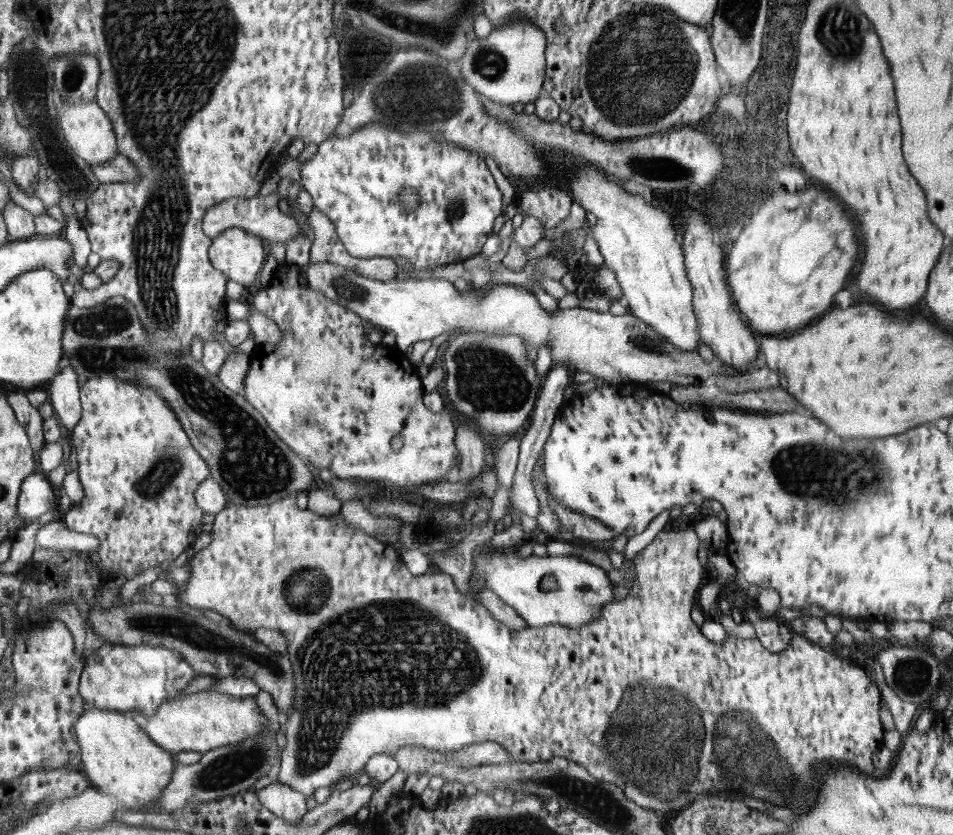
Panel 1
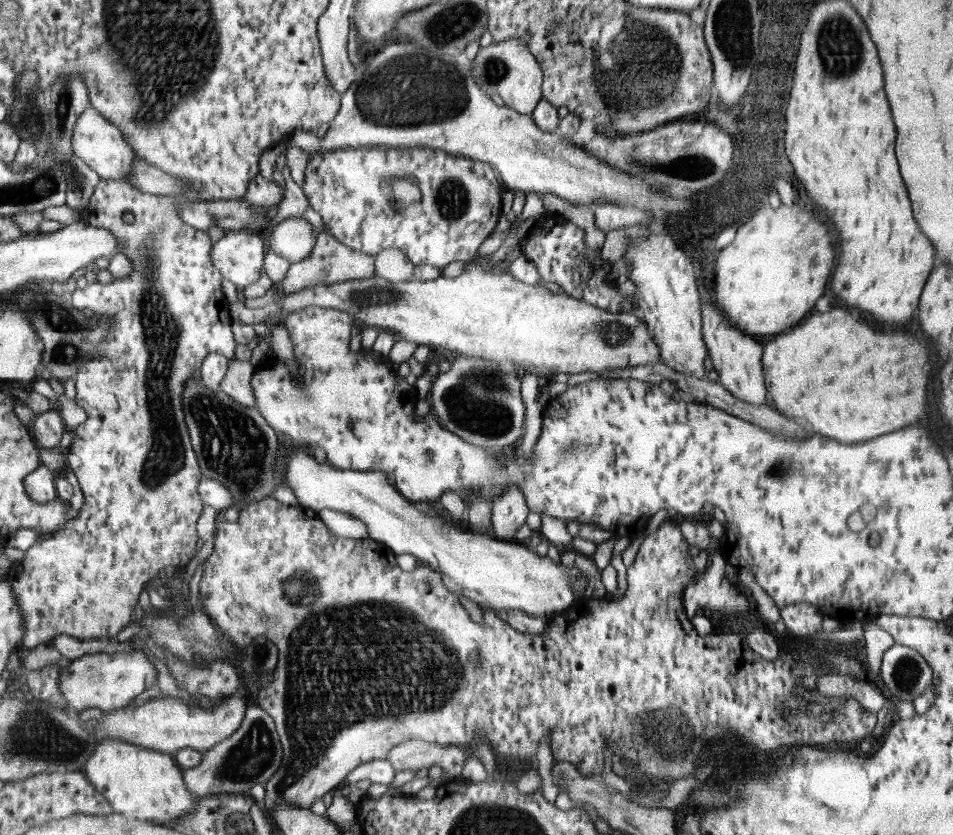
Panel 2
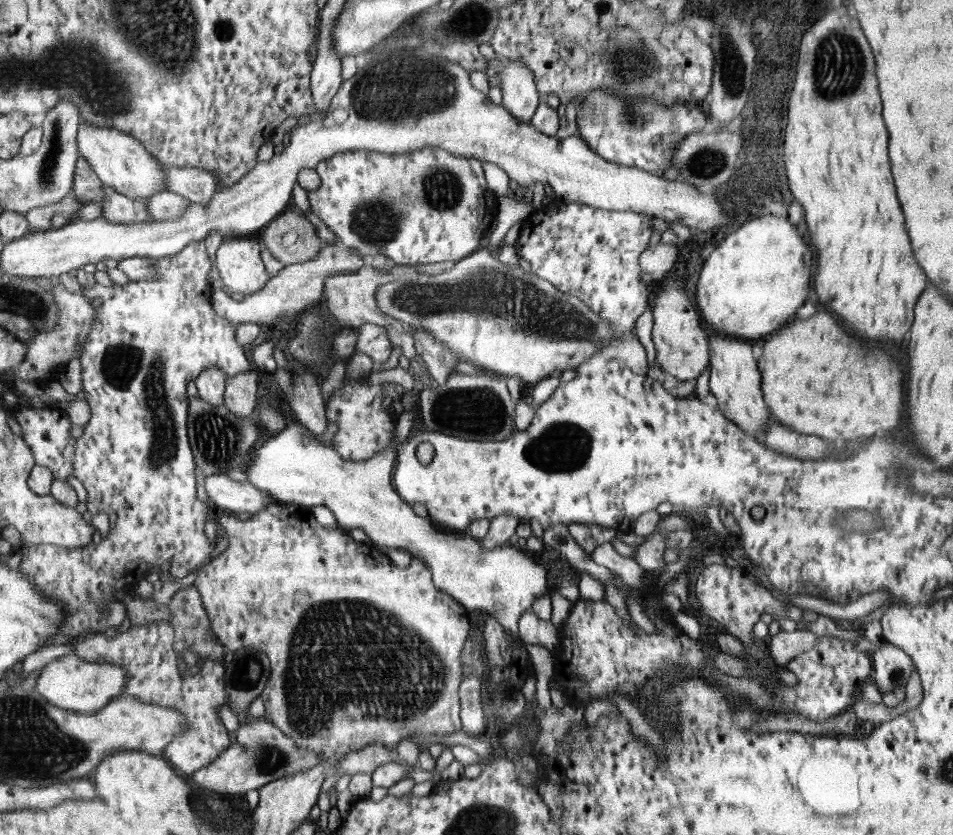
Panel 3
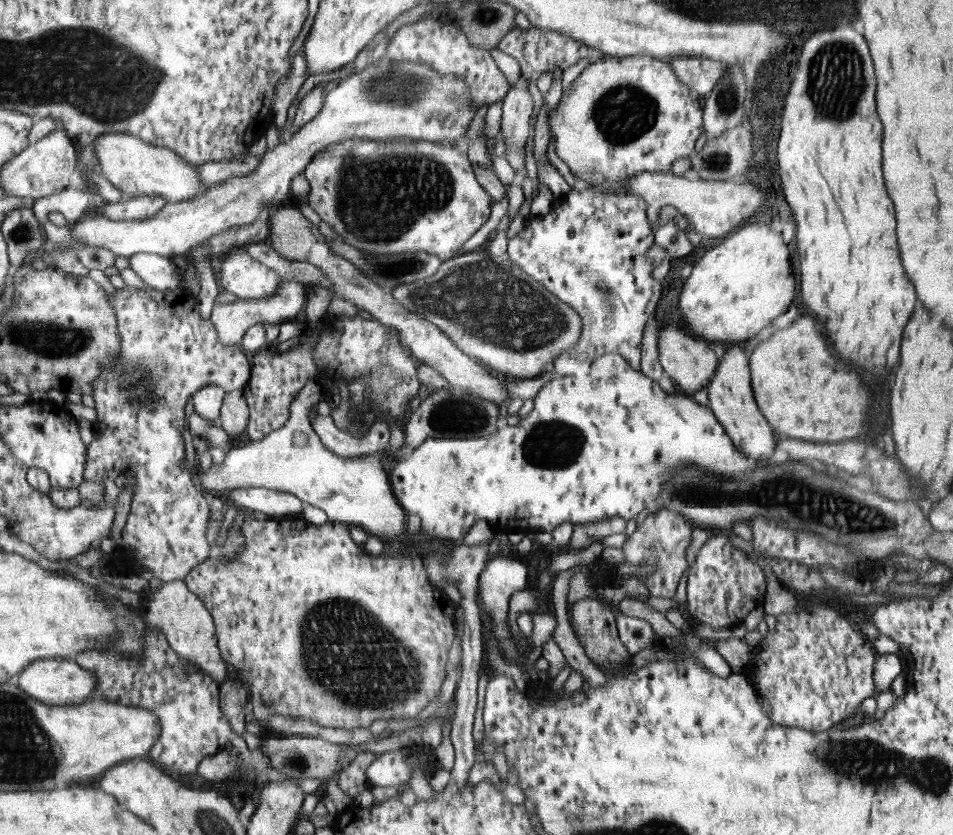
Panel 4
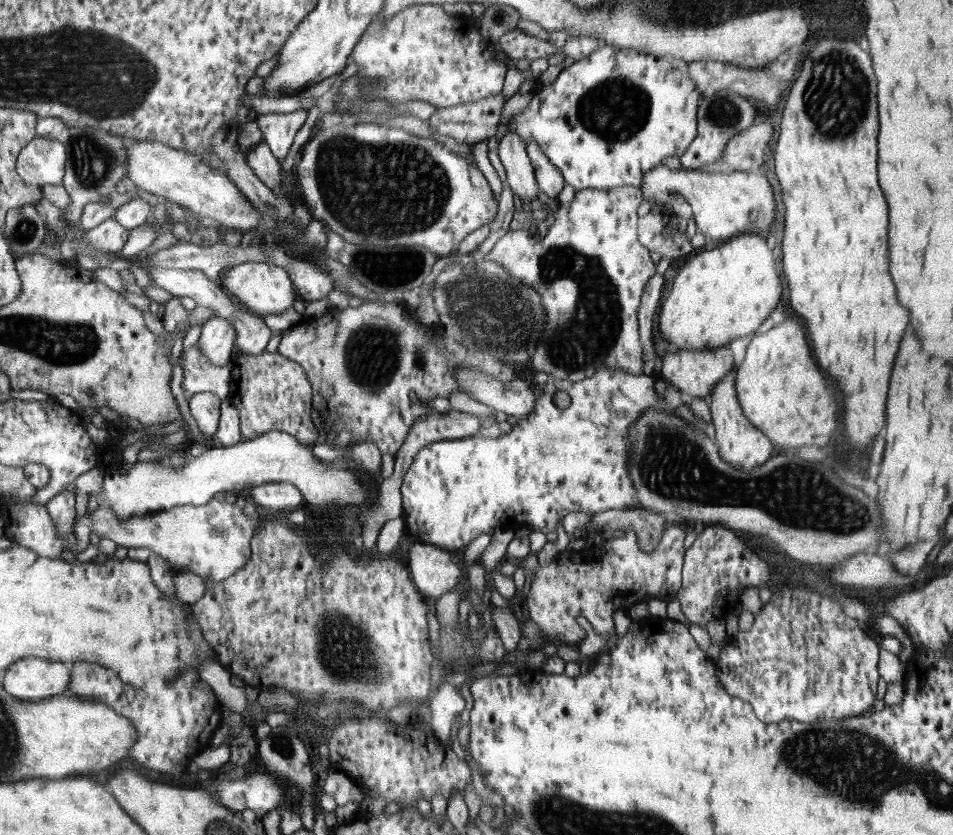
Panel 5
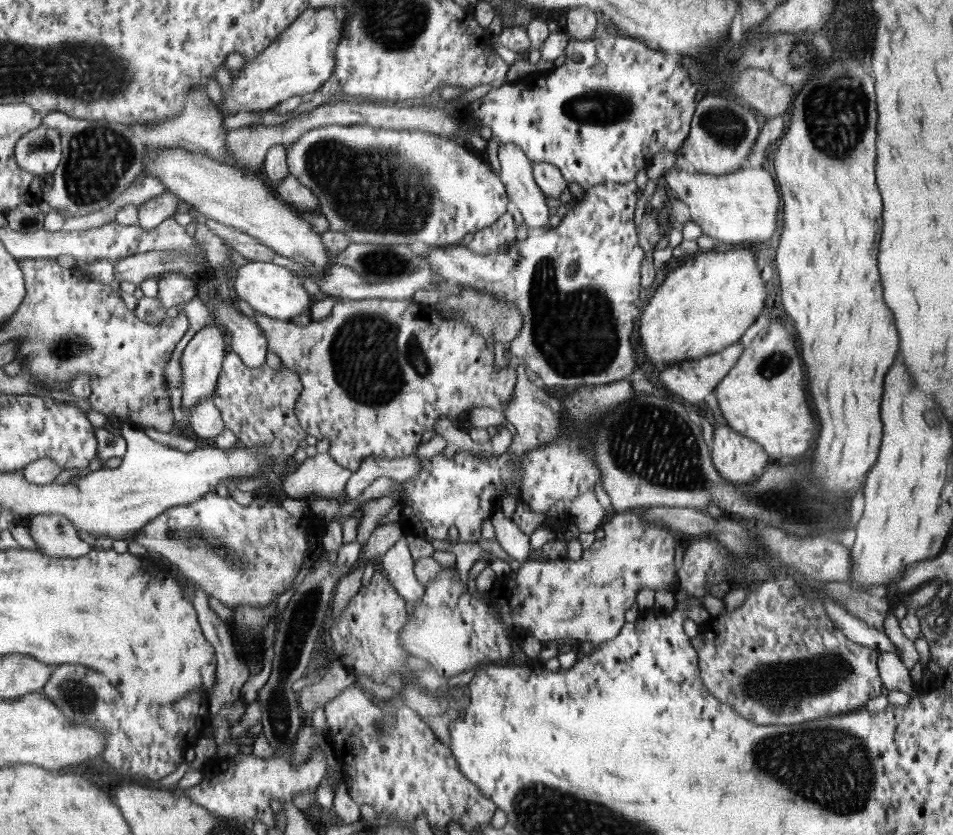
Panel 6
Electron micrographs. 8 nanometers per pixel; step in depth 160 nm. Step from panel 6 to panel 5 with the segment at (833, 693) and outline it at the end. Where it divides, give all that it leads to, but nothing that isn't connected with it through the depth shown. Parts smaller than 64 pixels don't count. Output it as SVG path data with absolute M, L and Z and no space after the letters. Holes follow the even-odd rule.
M785 587L774 592L770 604L764 603L762 611L754 617L750 631L739 631L730 636L715 662L715 671L725 691L749 702L758 720L764 724L786 720L816 722L820 718L838 721L865 715L872 710L879 678L880 641L864 634L860 620L847 615L840 600L836 602L834 597L822 598L820 593L804 588Z

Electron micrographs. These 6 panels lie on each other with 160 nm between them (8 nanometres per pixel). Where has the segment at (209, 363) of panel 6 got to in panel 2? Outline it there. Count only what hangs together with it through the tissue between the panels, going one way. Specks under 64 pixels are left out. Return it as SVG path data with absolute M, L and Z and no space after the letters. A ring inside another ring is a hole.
M326 226L324 230L317 233L316 236L316 244L310 256L295 264L291 264L286 272L286 277L284 277L280 283L273 284L279 286L279 290L284 292L282 298L286 298L286 295L292 295L310 286L320 286L320 284L324 286L336 284L336 282L375 277L374 257L352 251L352 249L342 244L342 242L338 242L338 239L332 236L332 233L327 230Z

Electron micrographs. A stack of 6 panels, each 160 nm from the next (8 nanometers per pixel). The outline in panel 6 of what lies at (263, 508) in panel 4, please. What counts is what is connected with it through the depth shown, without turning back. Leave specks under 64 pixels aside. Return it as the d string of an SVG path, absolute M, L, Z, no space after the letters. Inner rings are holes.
M317 453L292 468L290 476L281 484L283 494L296 499L306 499L308 494L313 498L341 499L345 496L344 487L352 473L339 465L330 453Z

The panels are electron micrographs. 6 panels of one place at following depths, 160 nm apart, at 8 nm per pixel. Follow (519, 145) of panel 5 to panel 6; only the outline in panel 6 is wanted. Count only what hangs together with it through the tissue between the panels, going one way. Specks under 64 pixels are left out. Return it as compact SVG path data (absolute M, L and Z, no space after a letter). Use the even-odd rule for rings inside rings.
M501 144L498 151L498 160L501 164L500 178L506 185L507 195L522 213L523 222L527 224L529 230L533 232L549 228L550 210L546 205L548 198L533 177L533 162L527 156L527 153L515 144Z

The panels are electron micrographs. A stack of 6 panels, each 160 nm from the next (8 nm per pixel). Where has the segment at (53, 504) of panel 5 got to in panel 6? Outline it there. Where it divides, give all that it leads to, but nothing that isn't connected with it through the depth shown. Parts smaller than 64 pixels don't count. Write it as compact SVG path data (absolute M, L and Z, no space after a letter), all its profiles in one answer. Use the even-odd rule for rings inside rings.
M43 514L30 520L28 530L38 551L63 559L80 558L91 546L78 537L76 527L60 514Z

